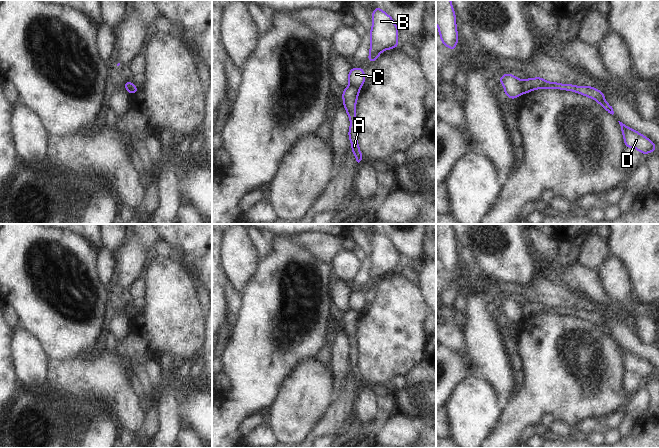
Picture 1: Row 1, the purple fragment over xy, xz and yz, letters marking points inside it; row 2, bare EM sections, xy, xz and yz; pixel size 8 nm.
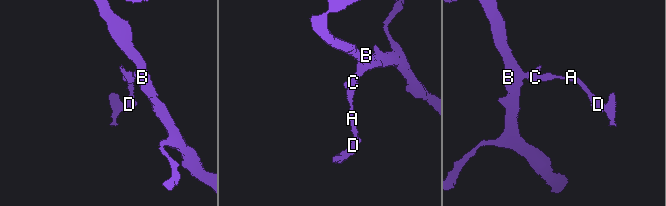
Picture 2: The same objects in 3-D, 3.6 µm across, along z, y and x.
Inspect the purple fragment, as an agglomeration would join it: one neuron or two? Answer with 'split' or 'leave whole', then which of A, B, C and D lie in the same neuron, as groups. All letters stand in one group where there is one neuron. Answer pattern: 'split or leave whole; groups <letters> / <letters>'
split; groups A D / B C

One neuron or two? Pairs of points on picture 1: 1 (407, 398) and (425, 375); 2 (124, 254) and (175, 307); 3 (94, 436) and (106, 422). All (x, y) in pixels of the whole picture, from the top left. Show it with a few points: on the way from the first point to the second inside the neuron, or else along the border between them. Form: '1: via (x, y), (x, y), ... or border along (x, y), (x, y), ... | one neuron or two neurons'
1: via (413, 392), (424, 381) | one neuron
2: border along (153, 255), (145, 266) | two neurons
3: via (97, 433), (103, 425) | one neuron

